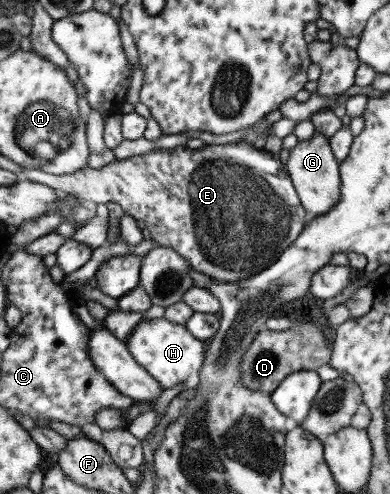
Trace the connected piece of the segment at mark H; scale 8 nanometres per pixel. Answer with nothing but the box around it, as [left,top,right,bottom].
[127,317,208,389]

